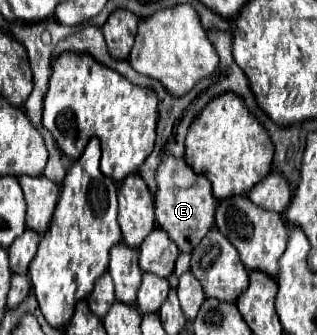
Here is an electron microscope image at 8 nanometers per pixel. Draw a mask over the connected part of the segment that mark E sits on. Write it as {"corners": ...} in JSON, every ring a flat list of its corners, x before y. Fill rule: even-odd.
{"corners":[[167,157,157,169,157,195,155,195,155,219,161,229,177,243,183,253,191,253,207,231,215,225,215,203,211,183,203,175,195,175,187,167,185,159]]}

